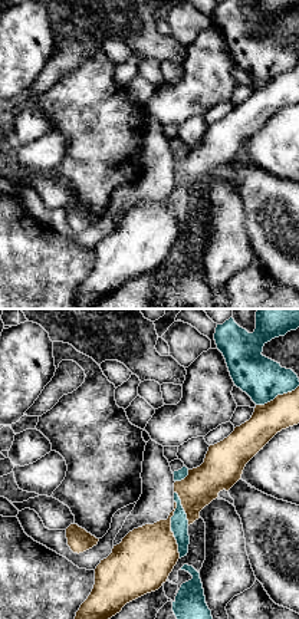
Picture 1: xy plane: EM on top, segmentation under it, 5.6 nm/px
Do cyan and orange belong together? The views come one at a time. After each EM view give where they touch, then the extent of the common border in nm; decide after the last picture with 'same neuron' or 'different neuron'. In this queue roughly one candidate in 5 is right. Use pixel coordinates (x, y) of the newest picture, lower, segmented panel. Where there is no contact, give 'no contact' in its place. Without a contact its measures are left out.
contact (171, 529); length 320 nm

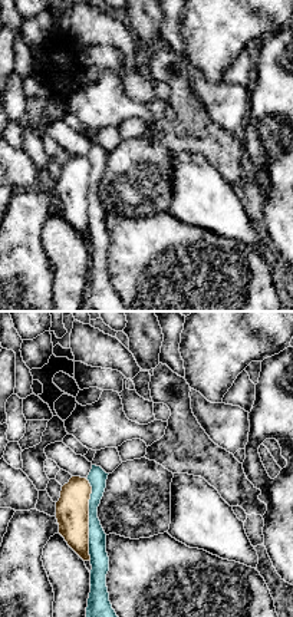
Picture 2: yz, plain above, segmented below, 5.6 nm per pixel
contact (89, 520); length 460 nm

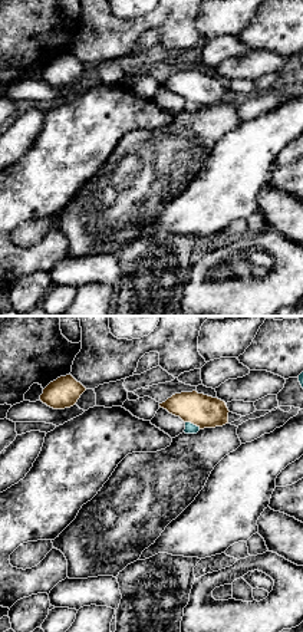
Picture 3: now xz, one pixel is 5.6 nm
contact (193, 424); length 100 nm

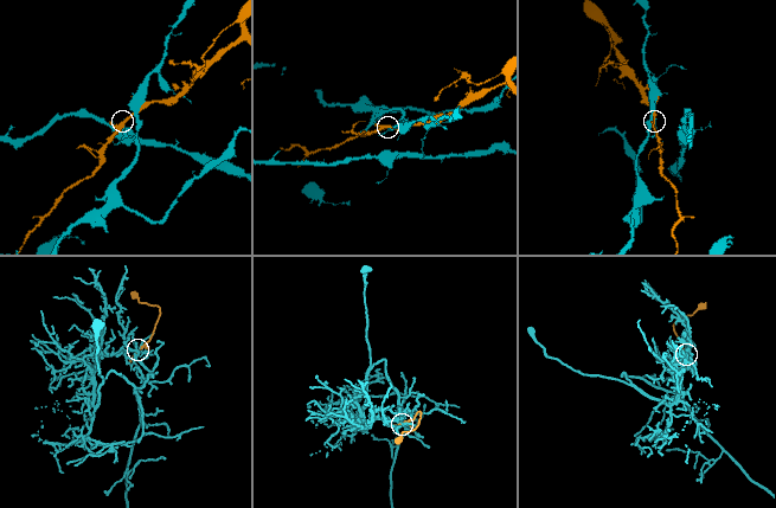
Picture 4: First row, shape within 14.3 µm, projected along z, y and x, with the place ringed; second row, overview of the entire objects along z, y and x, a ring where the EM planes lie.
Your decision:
different neuron

